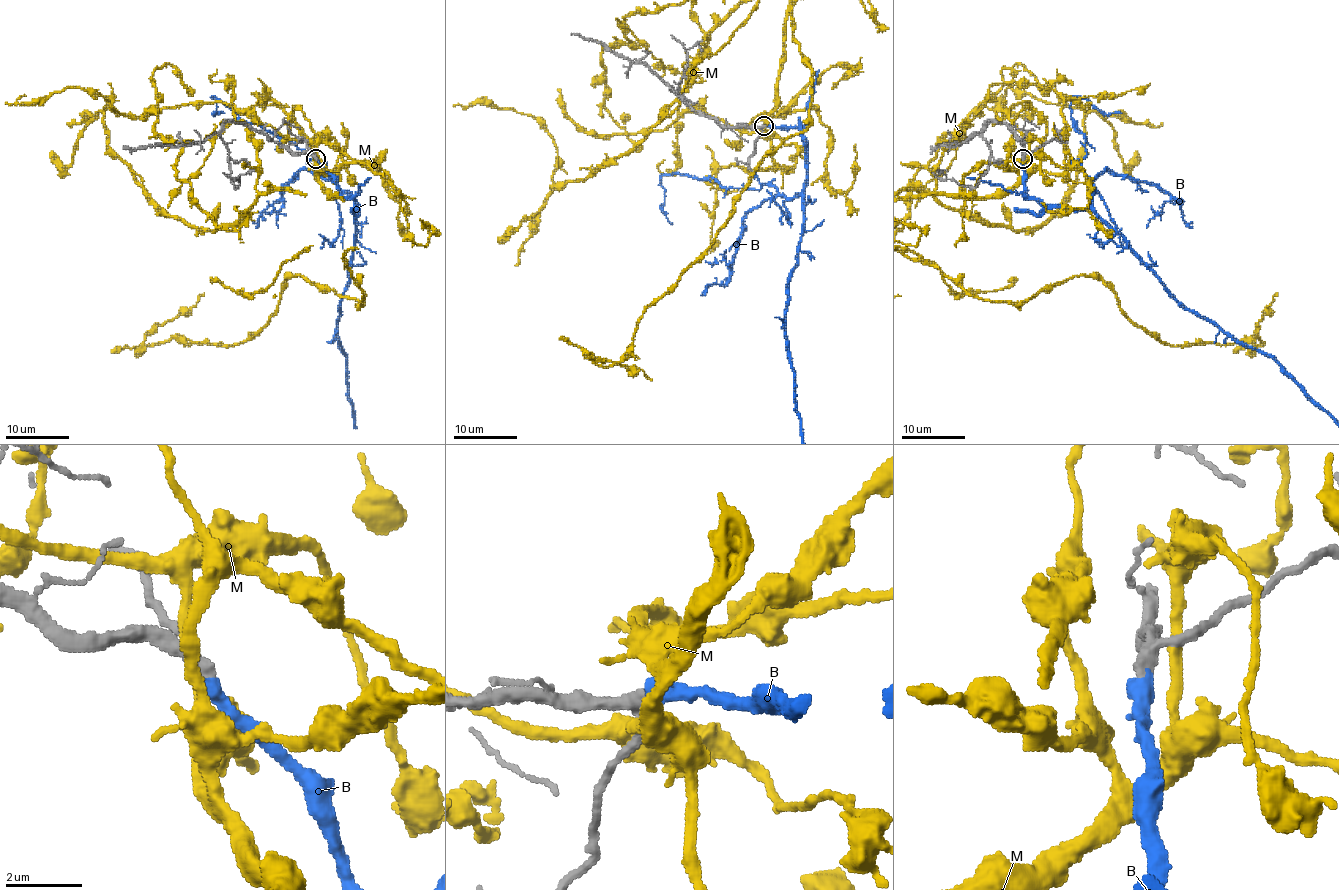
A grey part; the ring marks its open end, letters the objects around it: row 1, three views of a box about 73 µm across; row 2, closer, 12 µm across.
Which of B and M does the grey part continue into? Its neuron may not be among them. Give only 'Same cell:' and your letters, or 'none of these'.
Same cell: B

